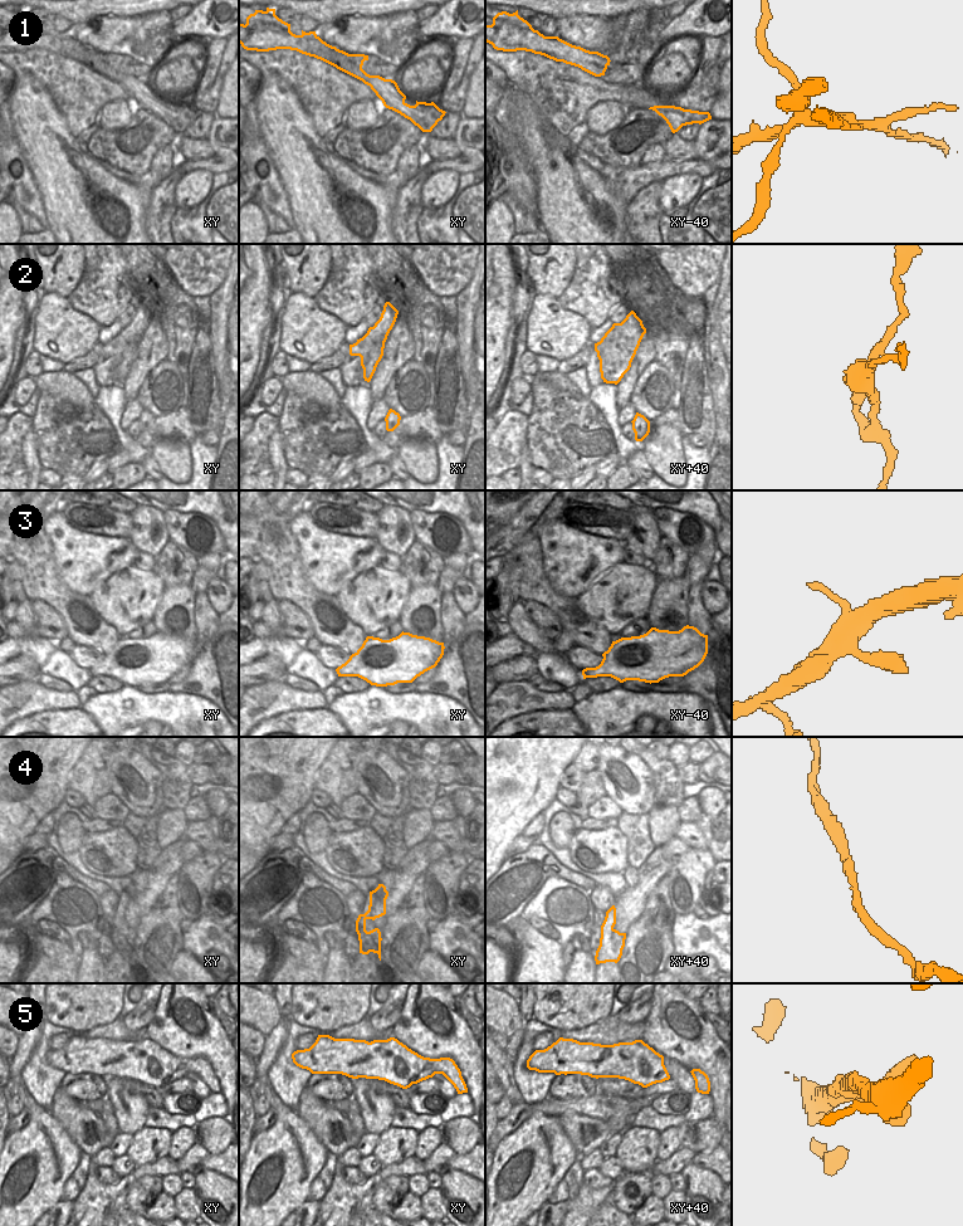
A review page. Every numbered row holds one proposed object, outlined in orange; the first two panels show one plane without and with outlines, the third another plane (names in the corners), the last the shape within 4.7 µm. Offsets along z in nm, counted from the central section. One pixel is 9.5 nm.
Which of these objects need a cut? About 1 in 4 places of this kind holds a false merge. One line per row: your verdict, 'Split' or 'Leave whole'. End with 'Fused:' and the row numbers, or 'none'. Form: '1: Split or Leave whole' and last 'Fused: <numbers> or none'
1: Split
2: Split
3: Leave whole
4: Leave whole
5: Leave whole
Fused: 1, 2

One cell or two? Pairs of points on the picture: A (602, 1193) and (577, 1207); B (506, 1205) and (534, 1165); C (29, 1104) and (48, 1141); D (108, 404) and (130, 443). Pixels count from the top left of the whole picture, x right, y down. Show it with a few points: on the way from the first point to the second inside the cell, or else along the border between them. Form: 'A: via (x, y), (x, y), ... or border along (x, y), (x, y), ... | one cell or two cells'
A: via (596, 1197), (583, 1205) | one cell
B: via (516, 1196), (531, 1175) | one cell
C: via (38, 1113), (43, 1124), (43, 1132) | one cell
D: via (115, 414), (115, 423), (121, 433) | one cell

